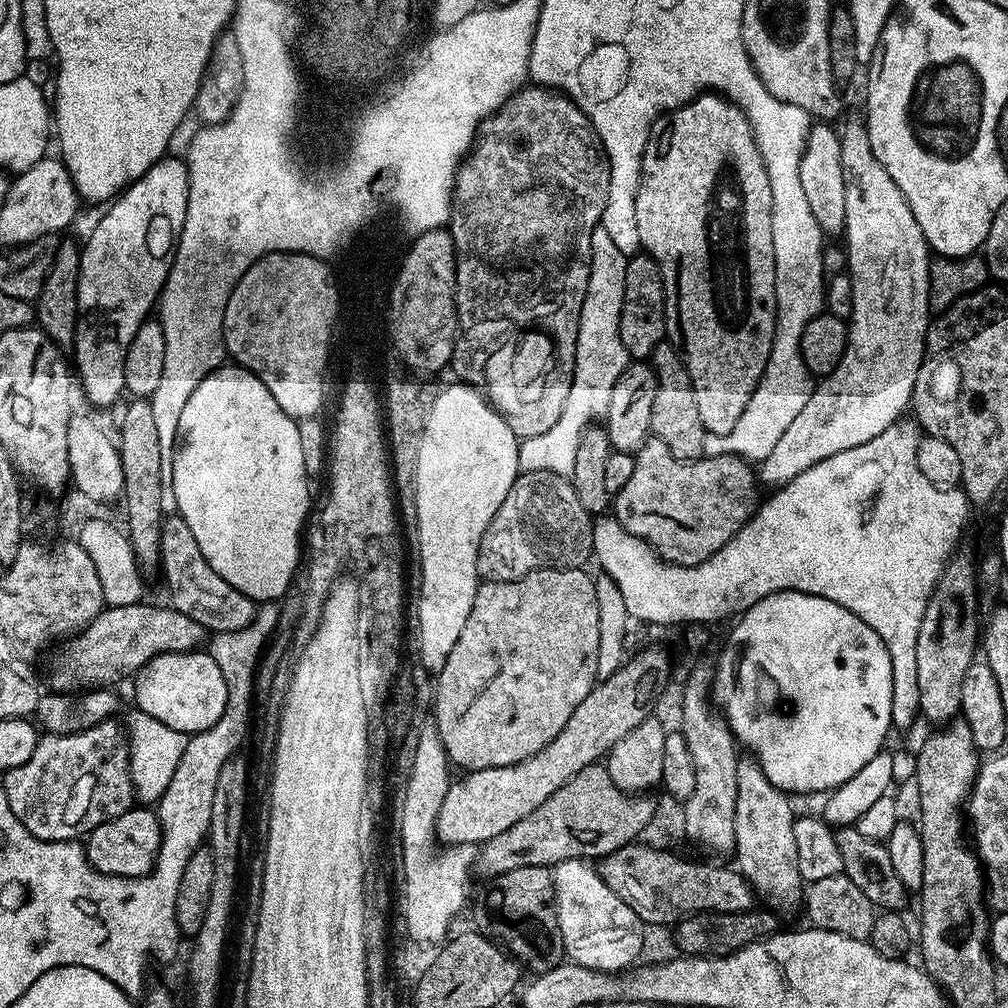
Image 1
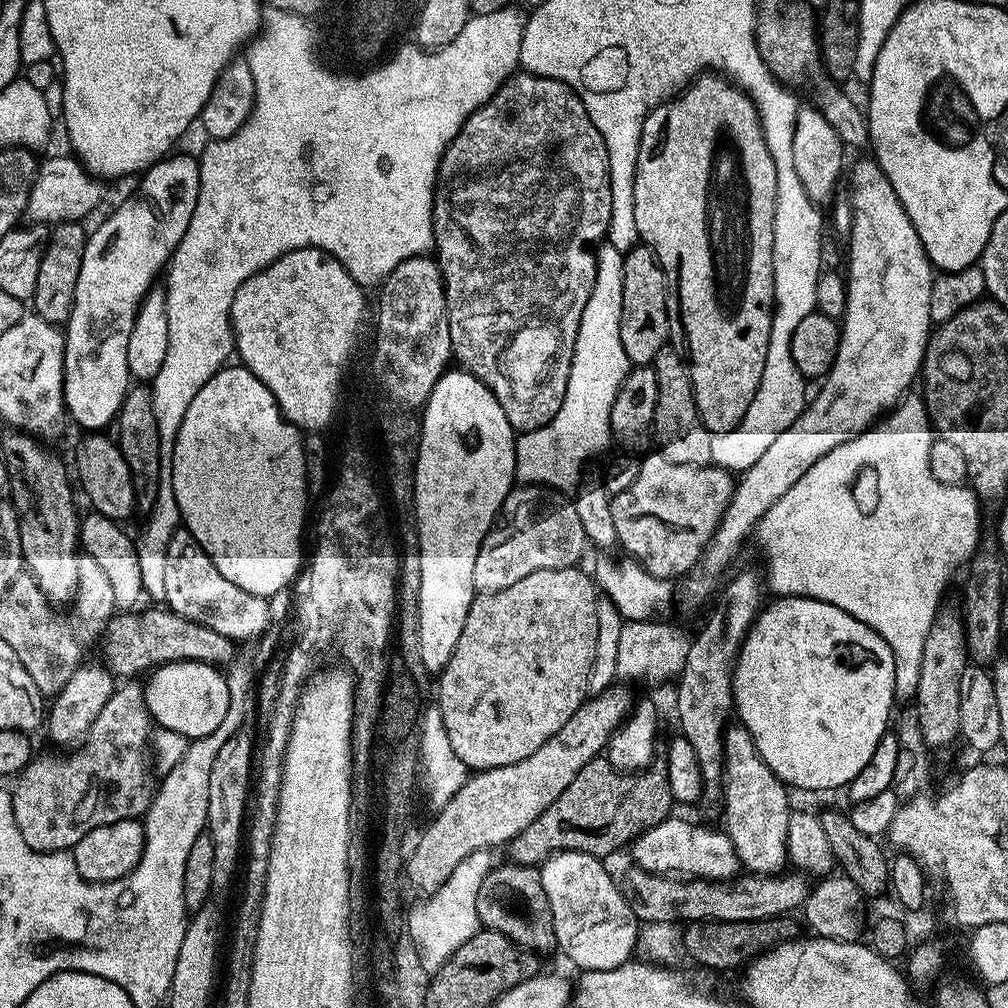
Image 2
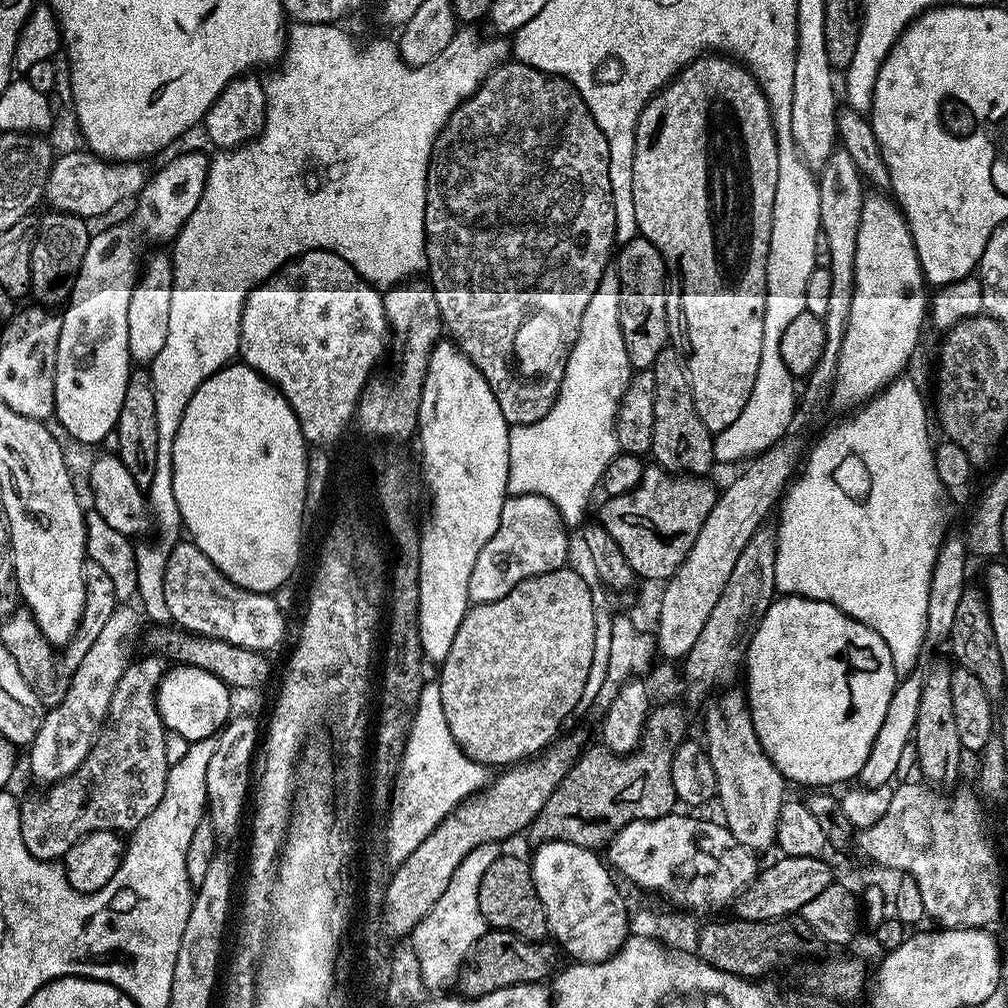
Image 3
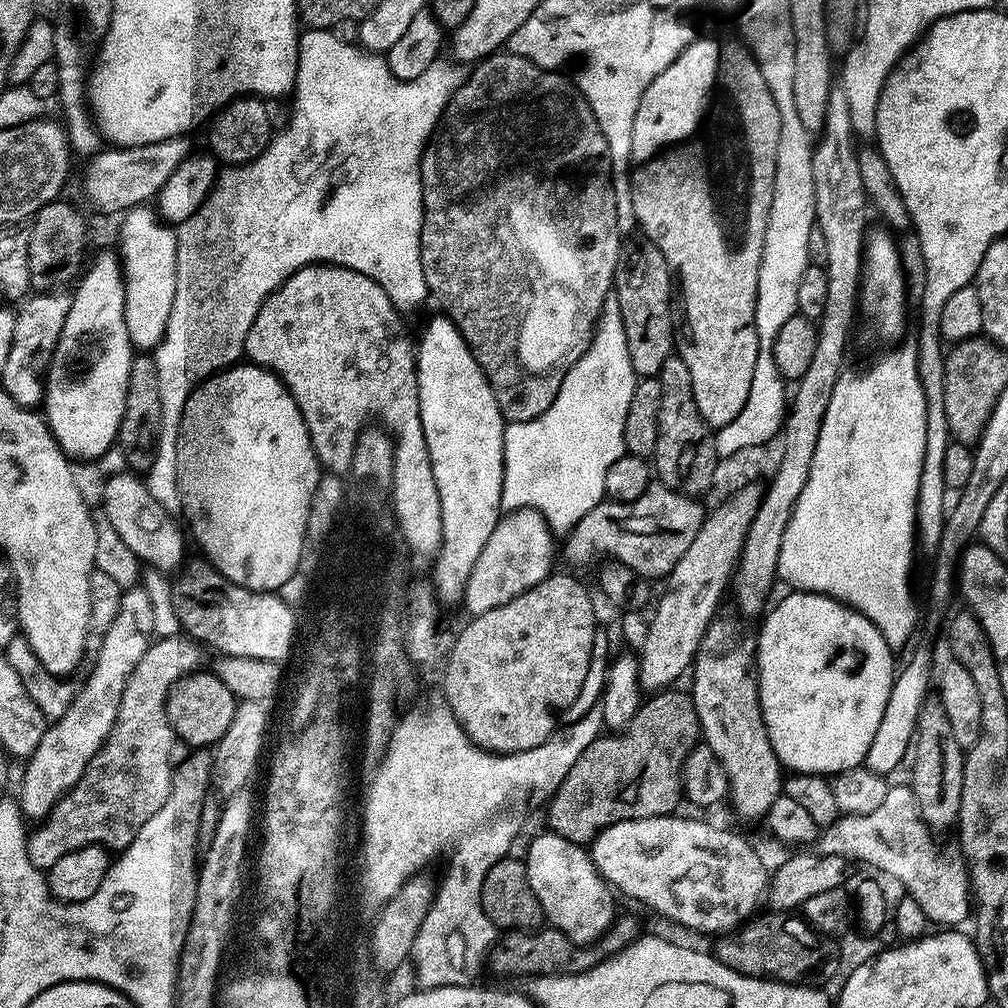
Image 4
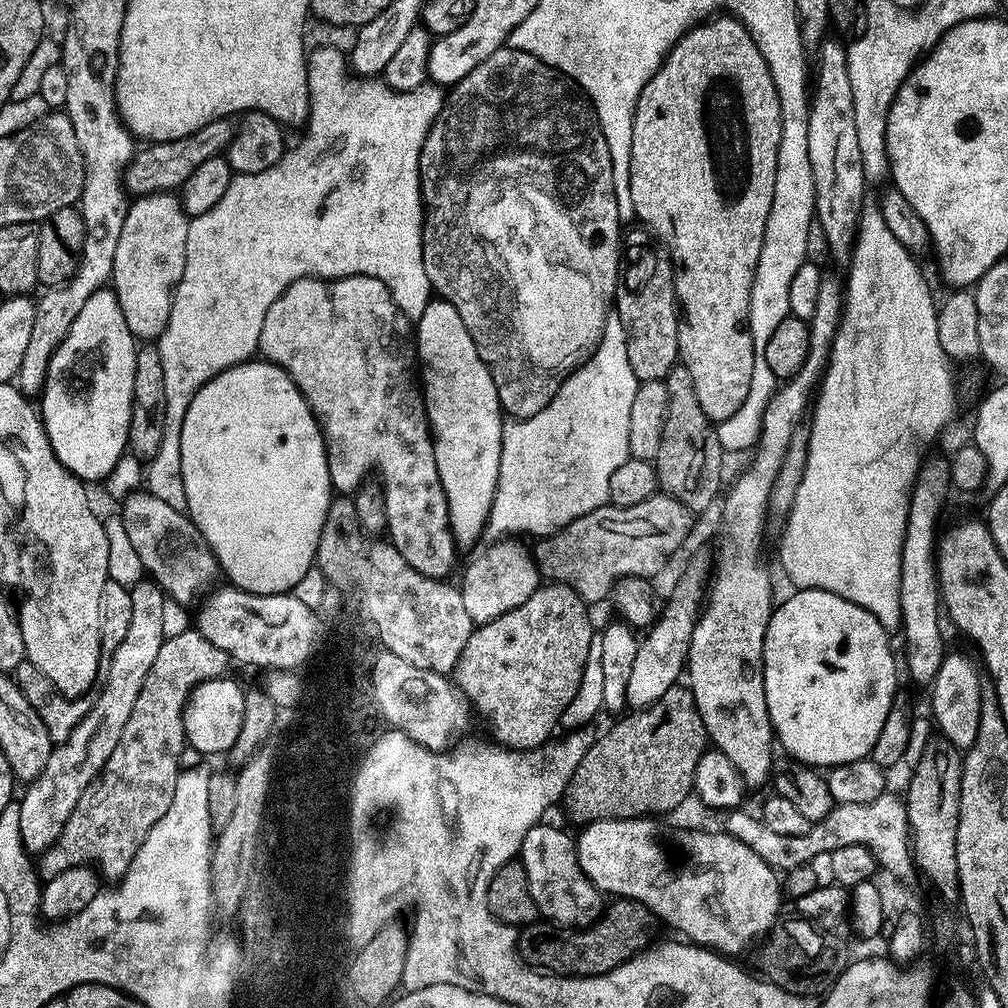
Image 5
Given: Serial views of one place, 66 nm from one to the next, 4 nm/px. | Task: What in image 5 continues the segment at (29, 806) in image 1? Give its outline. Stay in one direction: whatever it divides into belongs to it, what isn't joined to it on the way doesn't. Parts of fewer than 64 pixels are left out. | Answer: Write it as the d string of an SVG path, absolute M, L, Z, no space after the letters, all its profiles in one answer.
M195 630L165 640L162 650L158 650L158 658L154 658L154 664L146 674L146 680L142 682L138 702L134 702L134 710L130 710L130 720L126 722L126 730L122 730L118 746L114 746L114 754L110 754L96 781L86 789L82 798L78 798L78 806L74 806L56 843L39 853L38 872L41 877L62 874L62 870L70 870L70 866L79 864L99 866L103 879L112 880L108 882L119 882L124 877L146 834L150 834L154 822L158 822L158 818L170 810L170 801L174 799L174 782L178 782L182 771L180 755L186 746L184 703L201 680L221 679L227 673L224 671L228 664L230 665L229 656L218 650L214 642L206 642L206 638L202 638L202 634Z

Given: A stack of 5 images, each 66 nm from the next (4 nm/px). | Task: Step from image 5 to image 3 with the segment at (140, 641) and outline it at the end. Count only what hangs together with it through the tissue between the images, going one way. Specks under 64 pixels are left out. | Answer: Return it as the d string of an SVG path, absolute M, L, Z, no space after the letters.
M128 602L121 603L110 614L102 634L98 634L94 646L86 650L86 658L78 666L71 680L68 681L66 698L57 708L47 709L42 726L32 740L28 752L28 764L32 767L32 776L41 780L44 786L51 786L60 780L72 776L82 766L96 744L112 708L114 690L133 659L132 643L141 639L140 620L142 612L139 607Z

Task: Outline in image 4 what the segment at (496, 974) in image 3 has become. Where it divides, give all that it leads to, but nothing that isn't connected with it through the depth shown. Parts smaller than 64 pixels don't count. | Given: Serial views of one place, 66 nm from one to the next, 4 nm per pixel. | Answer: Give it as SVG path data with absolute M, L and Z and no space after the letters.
M624 914L617 915L608 931L589 945L575 944L566 934L551 926L544 926L539 930L512 930L505 935L508 937L504 941L501 939L491 949L490 962L492 958L493 970L501 972L504 976L524 976L523 978L573 976L590 970L610 956L618 955L619 952L629 948L635 940L640 939L641 935L639 922L634 917Z

